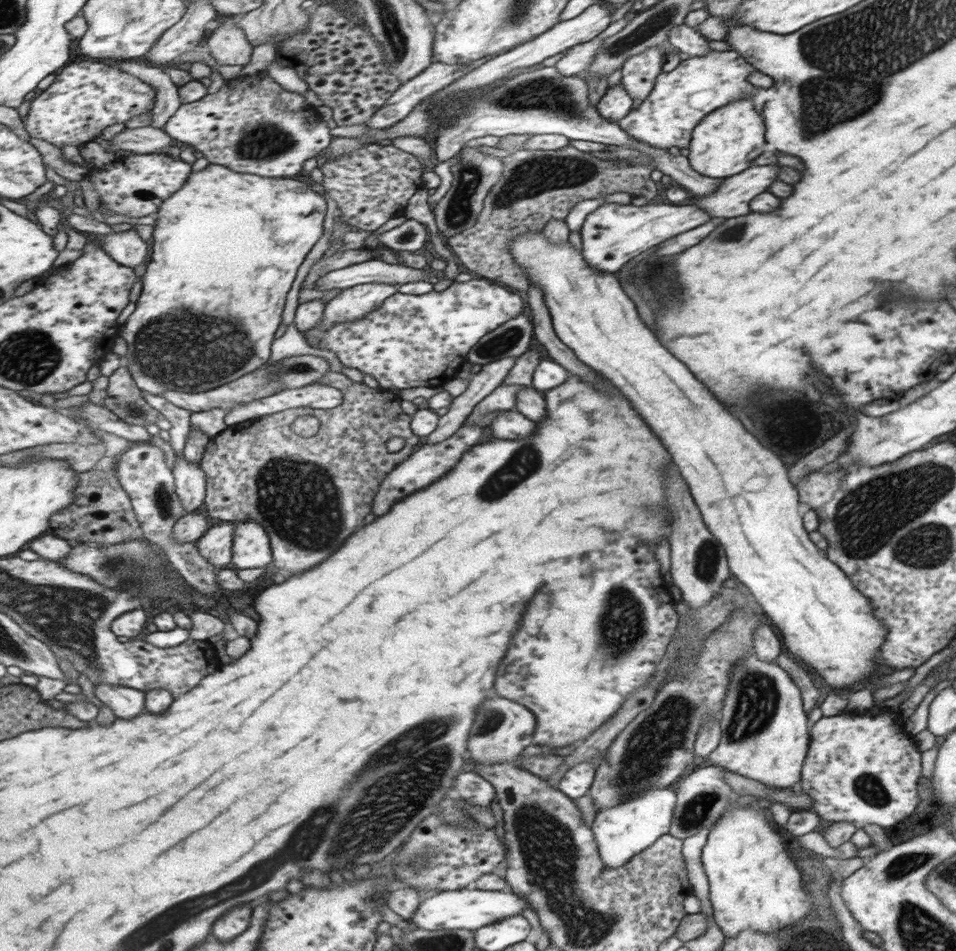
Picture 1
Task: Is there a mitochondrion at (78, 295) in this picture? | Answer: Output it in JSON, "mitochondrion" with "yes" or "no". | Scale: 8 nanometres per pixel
{"mitochondrion":"no"}

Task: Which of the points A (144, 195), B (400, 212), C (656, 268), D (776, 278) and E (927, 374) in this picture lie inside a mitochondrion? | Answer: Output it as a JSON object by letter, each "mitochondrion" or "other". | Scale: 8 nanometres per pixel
{"A":"other","B":"other","C":"other","D":"other","E":"other"}

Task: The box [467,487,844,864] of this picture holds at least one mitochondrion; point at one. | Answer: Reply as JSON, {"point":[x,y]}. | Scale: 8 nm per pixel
{"point":[660,734]}

